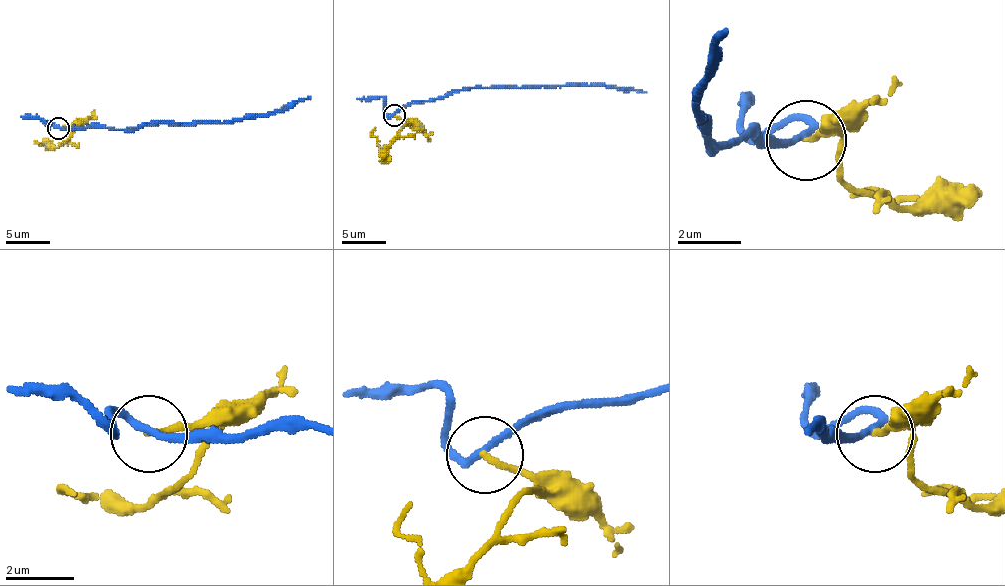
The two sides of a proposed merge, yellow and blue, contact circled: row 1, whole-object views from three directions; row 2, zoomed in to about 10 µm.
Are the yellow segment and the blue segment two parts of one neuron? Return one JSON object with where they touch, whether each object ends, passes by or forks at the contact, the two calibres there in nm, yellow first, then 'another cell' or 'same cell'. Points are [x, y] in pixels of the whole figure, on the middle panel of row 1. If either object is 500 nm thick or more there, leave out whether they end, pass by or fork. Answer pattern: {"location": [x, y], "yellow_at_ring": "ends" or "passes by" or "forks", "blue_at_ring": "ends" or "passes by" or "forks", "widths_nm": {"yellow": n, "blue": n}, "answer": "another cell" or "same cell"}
{"location": [394, 115], "yellow_at_ring": "ends", "blue_at_ring": "passes by", "widths_nm": {"yellow": 190, "blue": 200}, "answer": "another cell"}

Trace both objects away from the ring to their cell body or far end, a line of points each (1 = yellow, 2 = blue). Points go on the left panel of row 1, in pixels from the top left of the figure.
1: (58, 127), (70, 127), (72, 136), (52, 147), (39, 143)
2: (58, 127), (233, 123), (268, 116), (310, 96)

